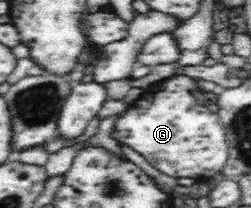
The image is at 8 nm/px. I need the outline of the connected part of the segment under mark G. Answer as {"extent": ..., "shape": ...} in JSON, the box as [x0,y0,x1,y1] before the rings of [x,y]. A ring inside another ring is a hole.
{"extent":[110,73,228,181],"shape":[[[176,73],[172,78],[151,85],[143,91],[137,101],[119,115],[110,136],[136,153],[142,154],[158,172],[162,172],[166,176],[193,177],[214,181],[219,177],[228,160],[228,144],[218,115],[208,109],[209,102],[197,83],[188,76]]]}

